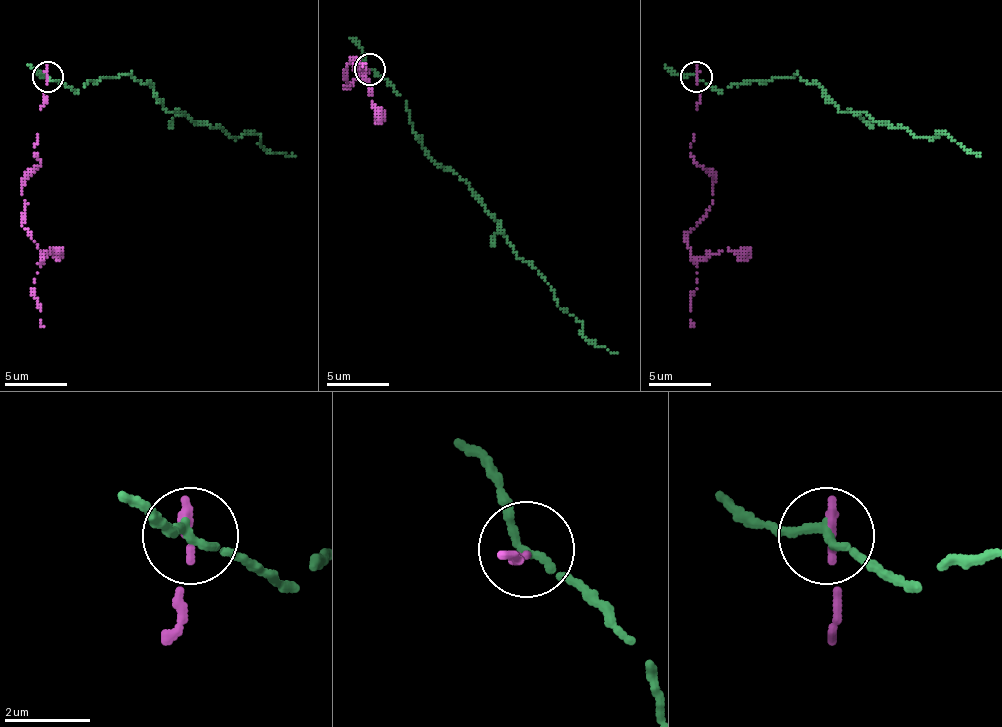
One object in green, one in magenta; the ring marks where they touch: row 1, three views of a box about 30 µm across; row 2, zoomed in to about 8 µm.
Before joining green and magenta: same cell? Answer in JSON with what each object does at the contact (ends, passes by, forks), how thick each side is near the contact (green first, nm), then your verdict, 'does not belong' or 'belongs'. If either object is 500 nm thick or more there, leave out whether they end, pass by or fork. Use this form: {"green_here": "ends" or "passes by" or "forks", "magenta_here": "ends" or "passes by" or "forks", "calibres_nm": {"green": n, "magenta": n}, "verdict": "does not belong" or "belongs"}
{"green_here": "passes by", "magenta_here": "ends", "calibres_nm": {"green": 200, "magenta": 220}, "verdict": "does not belong"}

